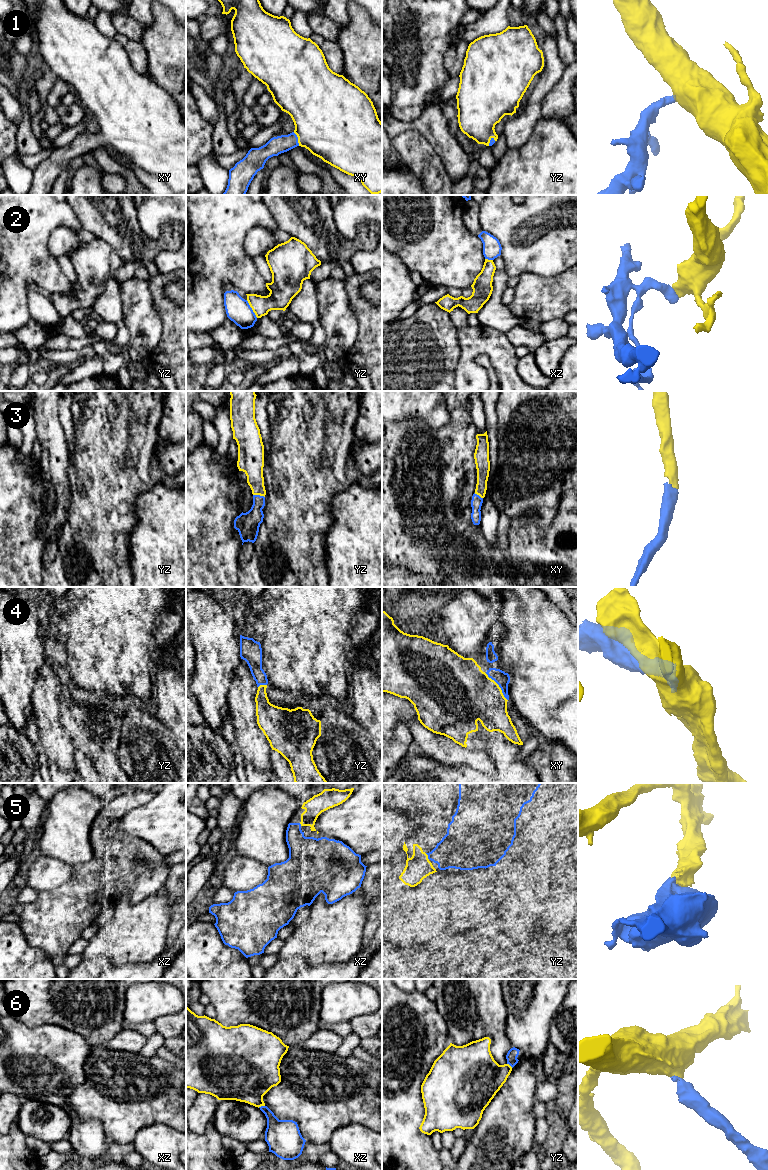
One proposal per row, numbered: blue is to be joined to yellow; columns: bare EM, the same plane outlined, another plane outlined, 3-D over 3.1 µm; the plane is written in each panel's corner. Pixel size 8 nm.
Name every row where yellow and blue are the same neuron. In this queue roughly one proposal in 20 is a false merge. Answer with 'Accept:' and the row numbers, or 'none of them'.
Accept: 1, 3, 4, 5, 6

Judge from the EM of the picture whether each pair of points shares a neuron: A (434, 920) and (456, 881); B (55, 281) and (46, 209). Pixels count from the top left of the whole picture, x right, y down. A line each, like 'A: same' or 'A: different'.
A: different
B: same

